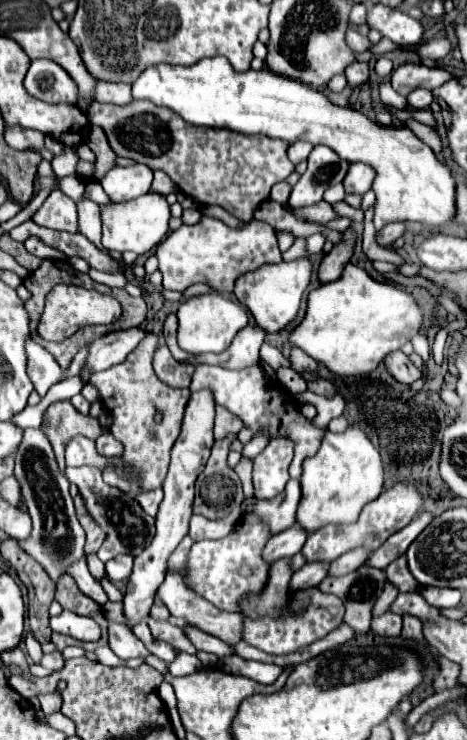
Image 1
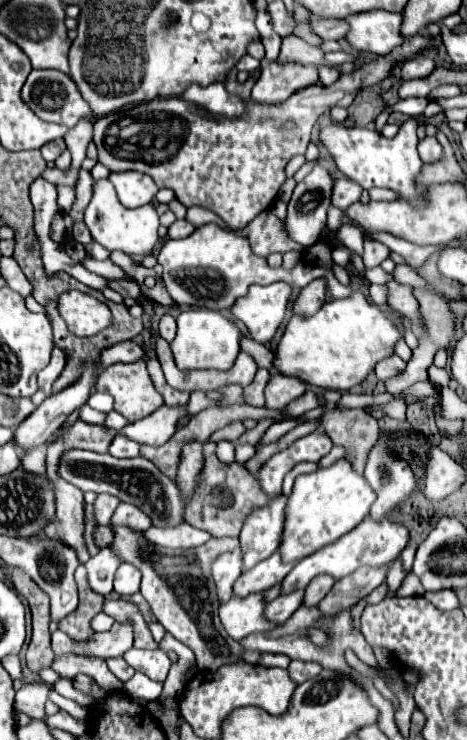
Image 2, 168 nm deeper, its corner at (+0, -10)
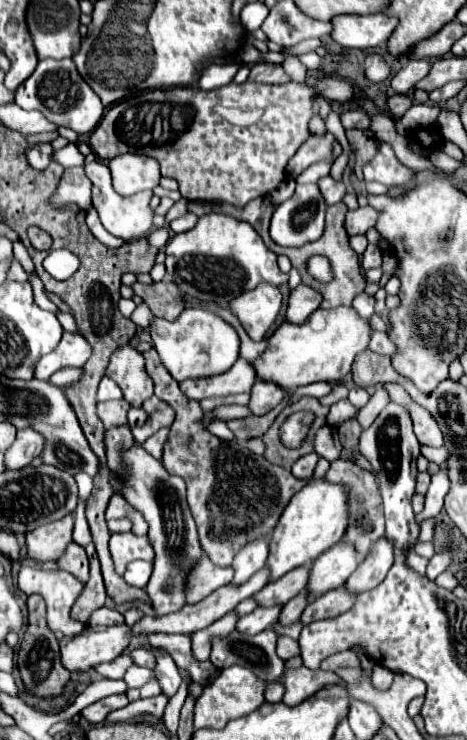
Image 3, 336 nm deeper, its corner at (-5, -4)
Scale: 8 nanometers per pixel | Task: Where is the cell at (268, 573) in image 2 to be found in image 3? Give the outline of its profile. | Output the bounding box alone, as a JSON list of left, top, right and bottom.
[133,566,269,634]

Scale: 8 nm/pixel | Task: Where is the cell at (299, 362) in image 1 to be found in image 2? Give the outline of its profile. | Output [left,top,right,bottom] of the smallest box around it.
[264,374,306,410]

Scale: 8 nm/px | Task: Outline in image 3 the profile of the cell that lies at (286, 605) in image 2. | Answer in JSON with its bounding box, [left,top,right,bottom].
[237,606,281,634]

